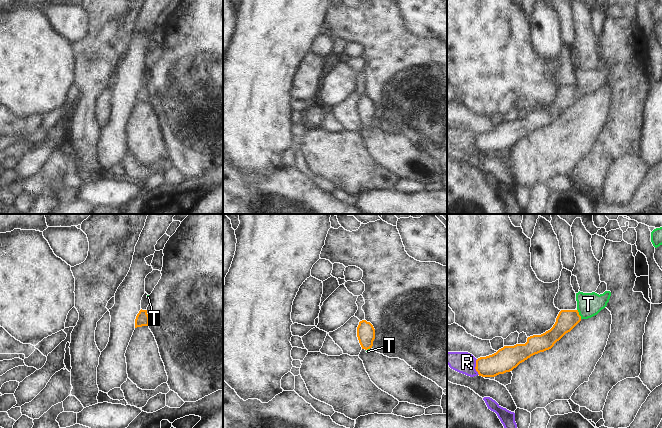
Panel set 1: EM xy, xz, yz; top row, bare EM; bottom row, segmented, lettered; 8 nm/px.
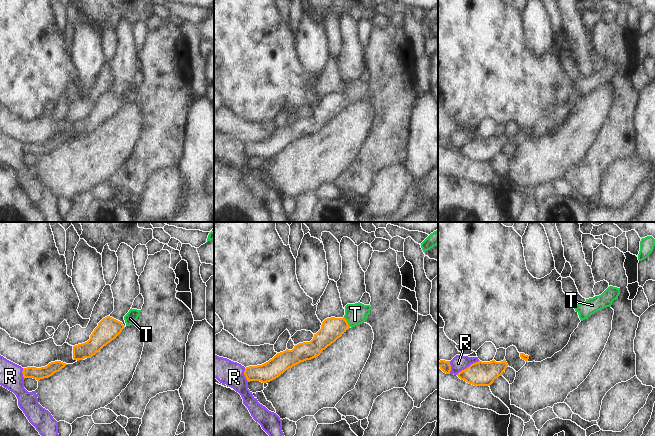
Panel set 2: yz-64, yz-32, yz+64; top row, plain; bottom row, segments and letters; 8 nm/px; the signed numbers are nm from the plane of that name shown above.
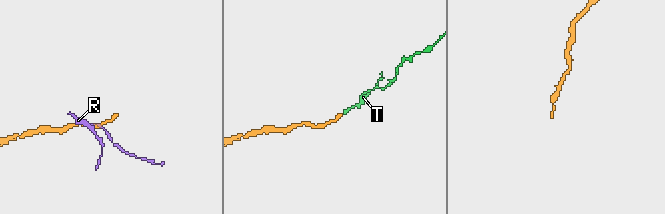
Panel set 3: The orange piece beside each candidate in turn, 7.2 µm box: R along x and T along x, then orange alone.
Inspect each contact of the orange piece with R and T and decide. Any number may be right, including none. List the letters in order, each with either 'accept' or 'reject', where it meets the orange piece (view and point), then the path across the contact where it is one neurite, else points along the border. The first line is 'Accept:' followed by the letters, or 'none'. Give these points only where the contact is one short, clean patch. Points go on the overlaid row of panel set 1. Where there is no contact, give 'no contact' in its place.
Accept: T
R: reject; contact yz (475, 367)
T: accept; contact yz (578, 314); way yz (566, 320), (578, 314), (588, 304)

